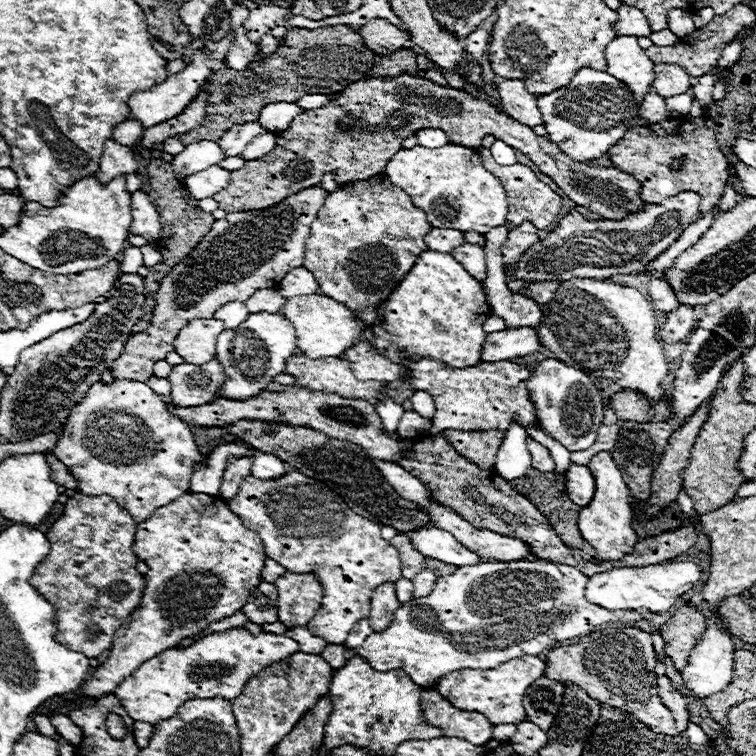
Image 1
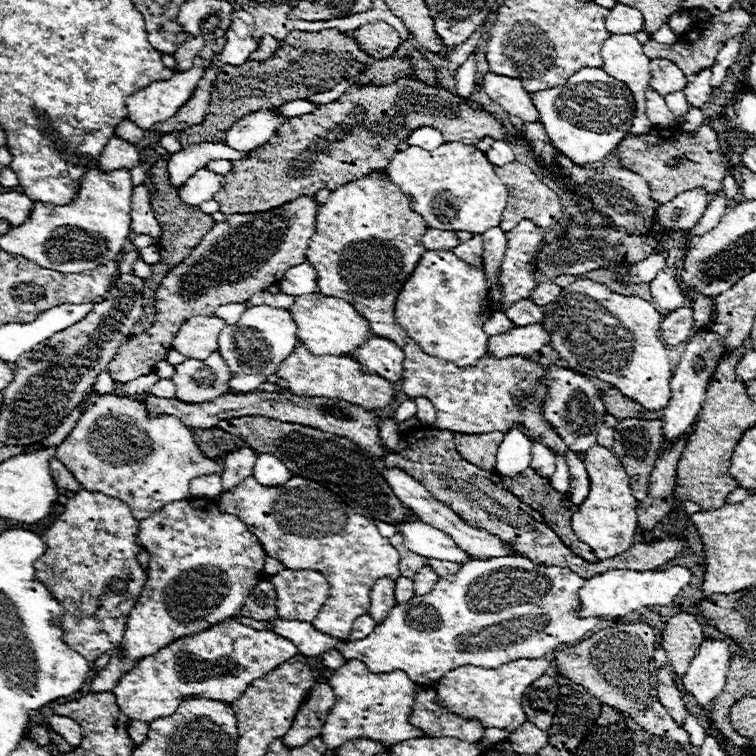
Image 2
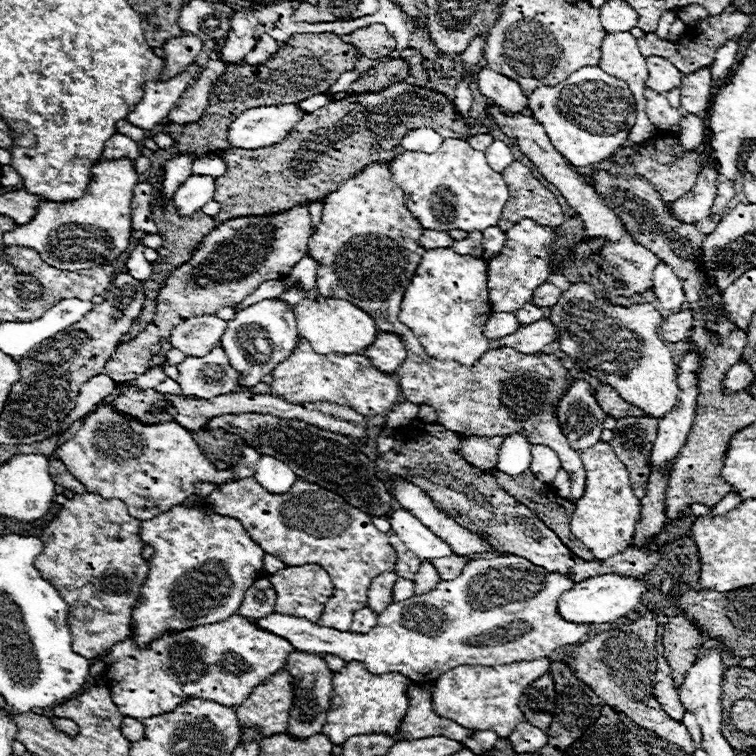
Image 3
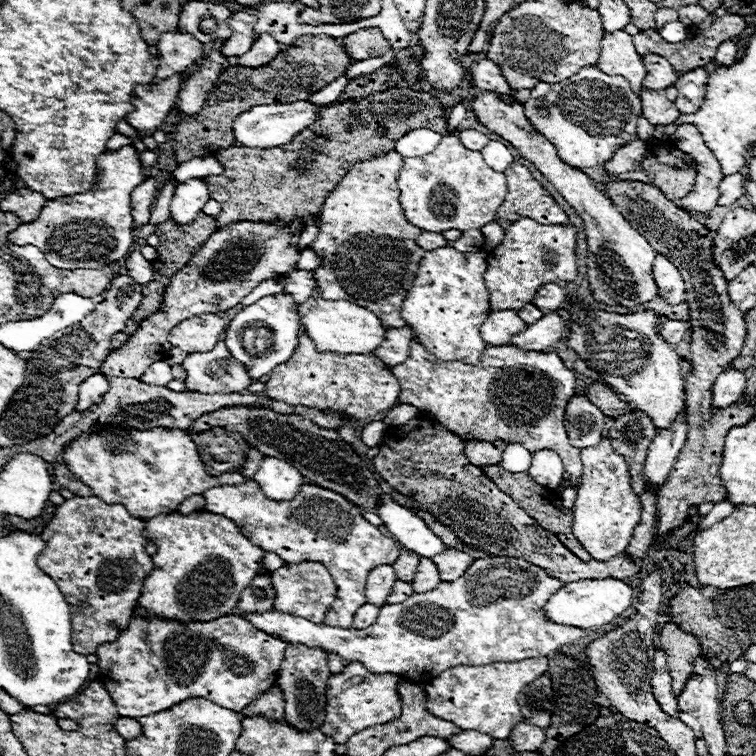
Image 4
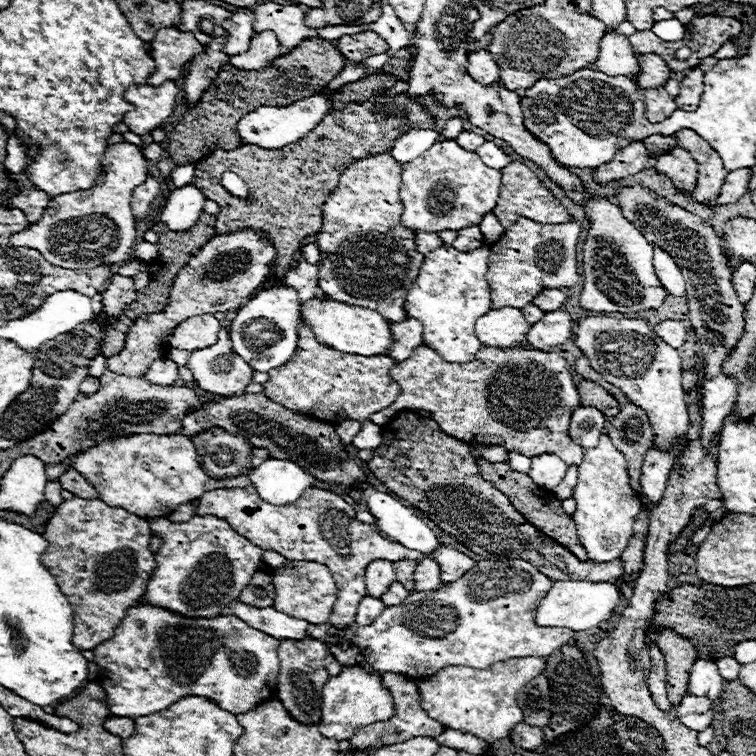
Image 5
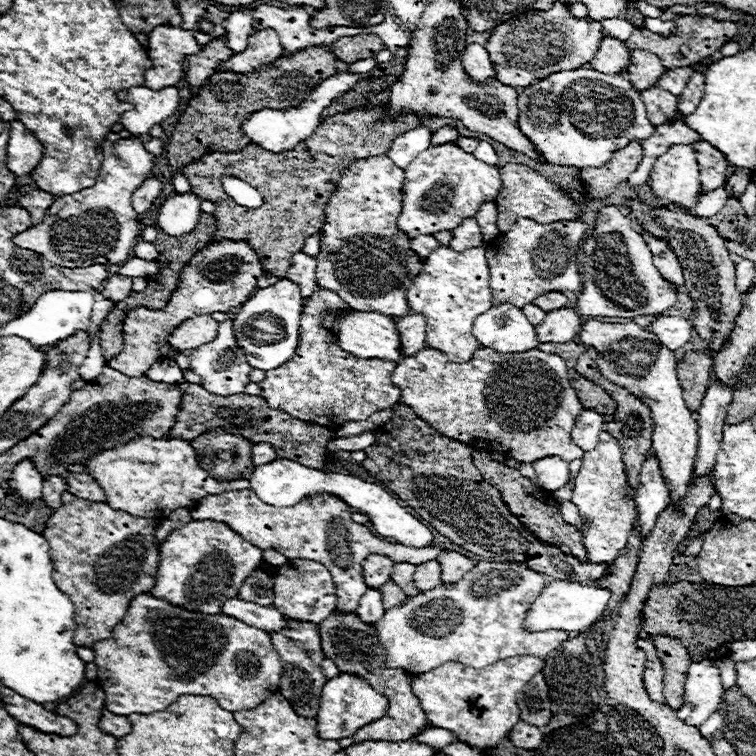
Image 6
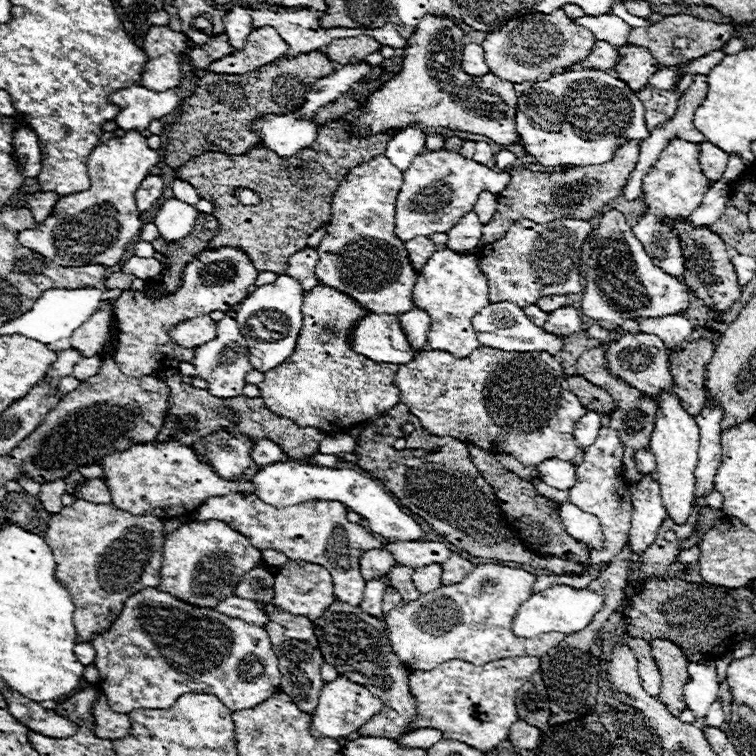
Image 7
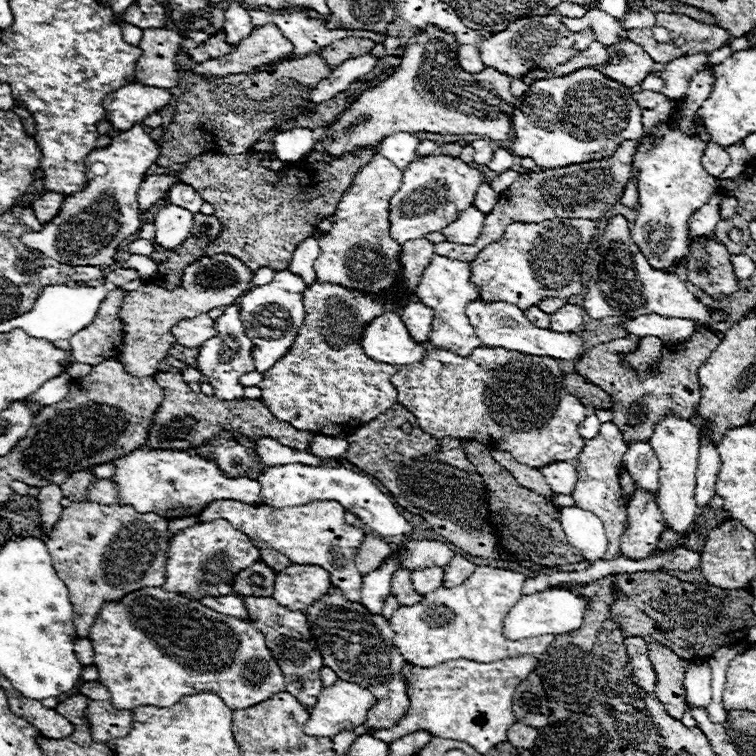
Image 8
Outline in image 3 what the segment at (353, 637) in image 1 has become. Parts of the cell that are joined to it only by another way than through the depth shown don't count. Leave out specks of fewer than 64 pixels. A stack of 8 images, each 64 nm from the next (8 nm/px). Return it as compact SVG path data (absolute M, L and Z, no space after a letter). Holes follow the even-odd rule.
M366 608L366 610L358 610L358 614L354 614L350 630L358 632L358 634L366 634L374 626L376 626L376 614Z

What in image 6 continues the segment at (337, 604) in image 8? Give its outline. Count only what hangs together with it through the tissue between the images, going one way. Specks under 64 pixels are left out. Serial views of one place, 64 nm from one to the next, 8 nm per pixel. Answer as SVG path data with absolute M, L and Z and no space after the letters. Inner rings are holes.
M332 614L330 618L326 618L326 622L320 622L318 632L322 638L322 650L324 650L326 658L334 660L336 666L340 668L340 672L358 674L360 678L366 678L376 690L382 690L382 694L386 694L390 698L390 714L386 714L386 718L380 718L378 722L370 722L370 726L364 726L362 730L358 730L358 734L352 736L354 742L366 742L366 740L404 742L404 740L418 736L426 728L432 728L428 724L426 714L420 708L416 694L412 692L410 674L406 674L404 670L390 670L390 668L382 666L382 662L384 662L382 648L378 646L370 624L364 624L356 614L340 614L340 616Z

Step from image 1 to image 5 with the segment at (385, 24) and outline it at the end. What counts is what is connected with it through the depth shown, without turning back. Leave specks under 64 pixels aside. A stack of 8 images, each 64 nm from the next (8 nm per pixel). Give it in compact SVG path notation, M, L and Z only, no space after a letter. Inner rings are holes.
M368 30L368 32L360 32L354 36L342 36L336 42L336 48L342 52L344 58L348 58L350 62L362 62L368 56L374 54L382 54L388 52L388 44L384 42L382 36L378 36L376 32Z

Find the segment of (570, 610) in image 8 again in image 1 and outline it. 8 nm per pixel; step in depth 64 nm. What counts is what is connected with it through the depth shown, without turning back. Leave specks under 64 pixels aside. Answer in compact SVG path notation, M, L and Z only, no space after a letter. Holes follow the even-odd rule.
M668 560L664 564L644 566L644 568L612 568L600 574L594 574L586 586L586 600L594 602L606 610L638 610L646 608L650 612L666 612L674 602L692 590L702 578L702 570L694 562Z

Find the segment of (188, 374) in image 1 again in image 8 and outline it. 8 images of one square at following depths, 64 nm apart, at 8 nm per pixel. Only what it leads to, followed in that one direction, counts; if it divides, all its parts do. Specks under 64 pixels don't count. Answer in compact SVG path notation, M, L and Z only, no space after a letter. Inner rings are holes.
M236 304L224 308L222 316L216 320L216 338L210 338L210 342L204 342L198 350L198 370L202 376L206 376L208 384L212 384L216 398L222 400L238 400L244 396L244 386L240 384L240 376L254 370L252 360L252 342L244 334L244 326L240 322L240 310Z

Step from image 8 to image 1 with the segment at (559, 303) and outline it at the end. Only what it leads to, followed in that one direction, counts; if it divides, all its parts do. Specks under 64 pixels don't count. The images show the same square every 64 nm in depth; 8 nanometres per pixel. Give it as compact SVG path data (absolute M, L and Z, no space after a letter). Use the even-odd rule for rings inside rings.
M546 280L546 282L532 282L532 284L526 286L524 294L530 296L538 304L546 304L546 302L552 300L556 288L558 288L558 282L550 282L550 280Z

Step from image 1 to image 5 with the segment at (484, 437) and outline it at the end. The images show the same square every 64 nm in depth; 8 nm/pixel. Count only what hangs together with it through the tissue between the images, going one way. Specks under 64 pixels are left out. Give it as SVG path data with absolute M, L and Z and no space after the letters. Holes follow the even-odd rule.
M470 446L474 458L486 458L488 462L506 462L506 448L502 446Z

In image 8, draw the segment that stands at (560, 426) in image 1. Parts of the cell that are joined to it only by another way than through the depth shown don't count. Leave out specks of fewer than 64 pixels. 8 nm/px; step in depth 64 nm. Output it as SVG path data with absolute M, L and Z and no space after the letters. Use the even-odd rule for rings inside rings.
M596 414L586 416L586 418L582 420L582 424L578 426L578 434L580 434L584 440L594 438L594 436L598 434L598 430L600 430L600 420L598 420L598 416L596 416Z

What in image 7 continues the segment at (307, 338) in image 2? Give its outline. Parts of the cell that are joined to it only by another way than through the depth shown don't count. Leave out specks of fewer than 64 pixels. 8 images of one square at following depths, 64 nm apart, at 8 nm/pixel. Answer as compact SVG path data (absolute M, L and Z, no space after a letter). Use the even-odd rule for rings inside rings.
M366 314L350 332L348 342L354 352L374 362L406 364L416 356L394 314Z

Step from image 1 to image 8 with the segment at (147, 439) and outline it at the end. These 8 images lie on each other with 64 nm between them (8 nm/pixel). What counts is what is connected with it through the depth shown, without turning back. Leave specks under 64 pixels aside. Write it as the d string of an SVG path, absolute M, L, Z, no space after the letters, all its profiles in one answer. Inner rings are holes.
M136 448L130 454L112 460L116 472L112 480L118 488L118 504L134 506L140 514L154 512L162 518L198 516L200 510L214 500L236 498L240 502L262 502L260 486L250 478L226 478L214 462L190 456L186 450L150 450Z

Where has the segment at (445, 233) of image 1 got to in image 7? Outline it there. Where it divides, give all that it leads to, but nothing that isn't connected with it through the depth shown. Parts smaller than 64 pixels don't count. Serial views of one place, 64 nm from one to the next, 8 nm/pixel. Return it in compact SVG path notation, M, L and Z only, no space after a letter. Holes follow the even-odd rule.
M412 238L410 242L406 242L406 248L410 252L410 262L412 262L412 266L416 266L418 272L428 262L430 254L434 250L438 250L438 246L430 238Z

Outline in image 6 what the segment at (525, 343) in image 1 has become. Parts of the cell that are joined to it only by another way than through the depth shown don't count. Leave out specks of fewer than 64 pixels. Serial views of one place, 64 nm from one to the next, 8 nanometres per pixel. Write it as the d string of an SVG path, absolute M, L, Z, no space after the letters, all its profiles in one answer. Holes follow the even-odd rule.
M572 308L552 310L546 314L544 322L540 322L536 326L538 342L548 342L548 344L568 342L578 334L580 326L582 326L582 322L580 322L576 310L572 310Z

